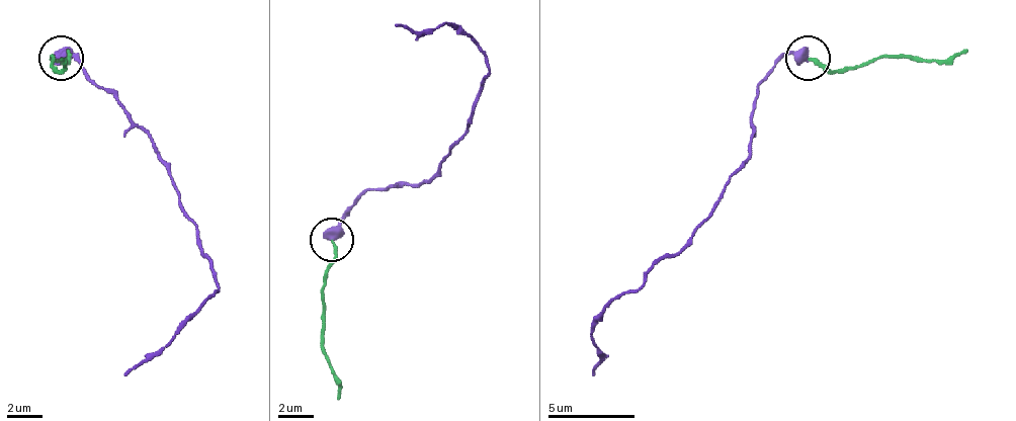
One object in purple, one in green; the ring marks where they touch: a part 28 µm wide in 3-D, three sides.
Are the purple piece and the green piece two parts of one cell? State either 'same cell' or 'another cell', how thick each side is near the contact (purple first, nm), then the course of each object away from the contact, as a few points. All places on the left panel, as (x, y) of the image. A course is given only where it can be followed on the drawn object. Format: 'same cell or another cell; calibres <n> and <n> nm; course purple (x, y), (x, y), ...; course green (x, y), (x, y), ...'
same cell; calibres 700 and 190 nm; course purple (62, 59), (71, 55), (154, 147), (220, 286), (163, 348), (123, 374); course green (62, 59), (58, 72), (53, 59), (71, 51)

